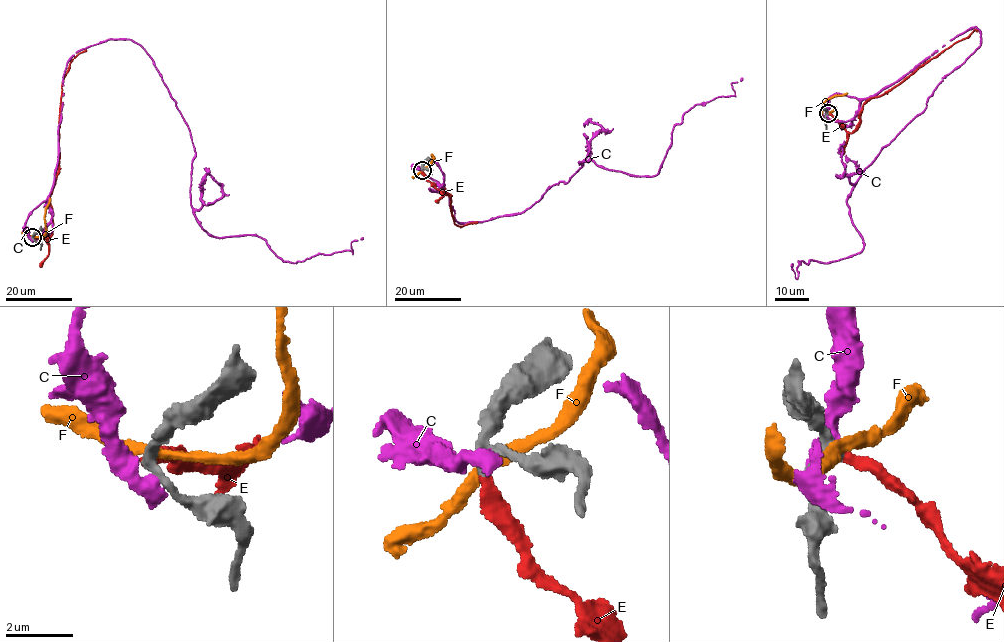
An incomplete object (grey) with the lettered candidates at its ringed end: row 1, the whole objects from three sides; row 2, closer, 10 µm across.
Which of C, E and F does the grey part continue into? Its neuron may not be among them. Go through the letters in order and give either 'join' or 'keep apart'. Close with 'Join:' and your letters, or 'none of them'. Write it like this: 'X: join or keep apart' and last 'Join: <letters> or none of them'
C: keep apart
E: join
F: keep apart
Join: E

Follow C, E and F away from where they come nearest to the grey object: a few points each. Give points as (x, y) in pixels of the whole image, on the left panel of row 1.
C: (33, 239), (66, 66), (110, 39), (141, 46), (188, 126), (209, 234), (294, 263), (362, 237)
E: (32, 238), (43, 239), (52, 233), (49, 195), (58, 168), (62, 82), (72, 59), (86, 50)
F: (32, 237), (38, 237), (46, 232), (44, 216), (50, 198)

